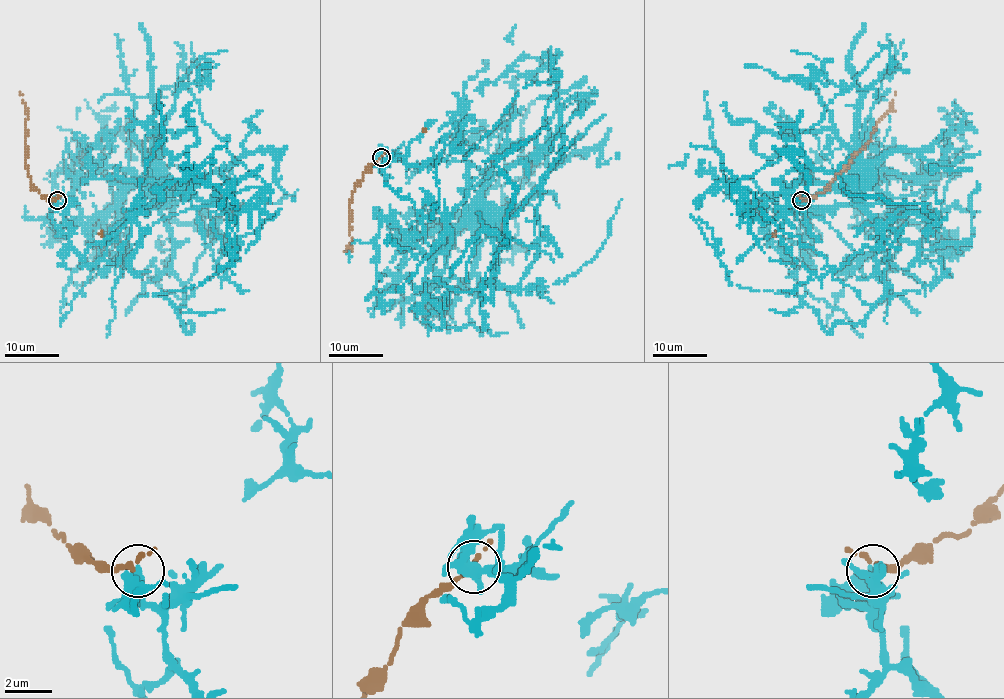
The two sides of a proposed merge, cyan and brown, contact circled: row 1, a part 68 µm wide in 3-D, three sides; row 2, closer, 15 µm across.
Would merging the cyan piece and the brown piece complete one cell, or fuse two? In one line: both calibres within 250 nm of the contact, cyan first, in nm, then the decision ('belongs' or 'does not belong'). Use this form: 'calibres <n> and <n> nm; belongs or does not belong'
calibres 340 and 200 nm; does not belong

